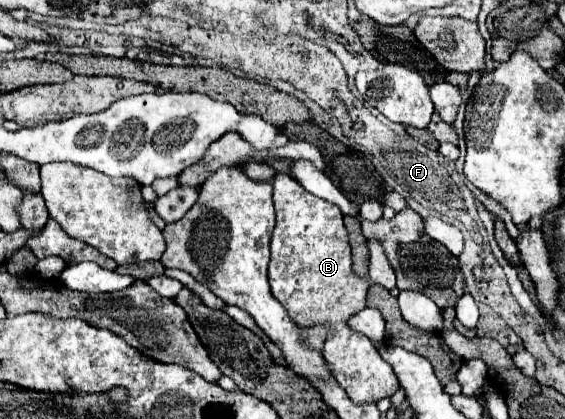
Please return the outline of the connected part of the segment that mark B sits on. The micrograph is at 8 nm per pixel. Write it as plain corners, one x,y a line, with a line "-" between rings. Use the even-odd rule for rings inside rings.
303,189
289,195
291,197
275,199
277,225
271,237
269,261
269,285
273,297
285,305
291,319
299,327
323,325
327,329
323,357
331,365
339,385
355,403
391,397
399,389
399,381
391,365
381,359
379,351
365,335
353,331
347,325
347,321
365,307
371,283
381,283
385,289
395,287
395,273
387,263
383,247
375,239
367,241
372,252
371,267
367,277
359,277
351,269
349,241
339,207

